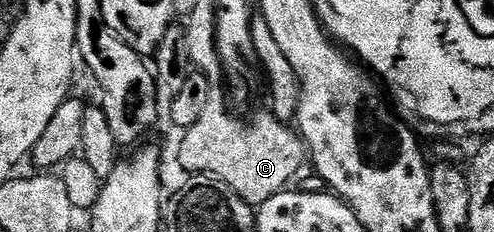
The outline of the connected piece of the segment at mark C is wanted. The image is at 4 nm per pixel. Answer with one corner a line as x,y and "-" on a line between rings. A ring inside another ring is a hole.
219,89
214,90
206,113
186,130
177,159
186,174
208,174
221,179
246,204
260,207
302,172
307,148
300,134
279,122
272,112
263,111
251,123
243,123
229,113
227,105
226,94
224,97

